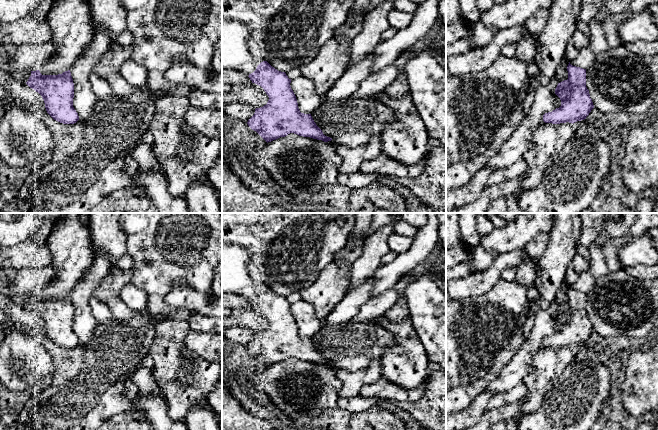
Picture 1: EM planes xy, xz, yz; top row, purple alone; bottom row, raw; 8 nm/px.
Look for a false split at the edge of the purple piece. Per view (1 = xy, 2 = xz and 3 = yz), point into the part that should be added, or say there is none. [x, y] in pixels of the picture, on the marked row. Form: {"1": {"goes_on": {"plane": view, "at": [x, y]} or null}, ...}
{"1": {"goes_on": null}, "2": {"goes_on": {"plane": "xz", "at": [240, 52]}}, "3": {"goes_on": null}}

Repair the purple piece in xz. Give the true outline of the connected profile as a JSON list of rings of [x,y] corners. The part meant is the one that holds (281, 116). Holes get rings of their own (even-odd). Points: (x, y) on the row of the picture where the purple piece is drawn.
[[[222,16],[222,69],[232,69],[247,75],[253,85],[264,89],[269,97],[266,105],[255,109],[254,115],[248,120],[248,126],[256,131],[267,143],[290,133],[310,137],[324,142],[332,138],[323,134],[316,125],[311,114],[301,113],[296,96],[291,89],[291,79],[285,72],[278,71],[267,61],[261,48],[251,36],[246,25]]]

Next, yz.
[[[570,64],[567,66],[568,79],[558,83],[555,94],[561,100],[561,106],[552,112],[543,115],[545,123],[560,124],[560,123],[575,123],[586,119],[591,110],[594,108],[592,99],[590,98],[589,90],[586,87],[586,69],[576,67]]]

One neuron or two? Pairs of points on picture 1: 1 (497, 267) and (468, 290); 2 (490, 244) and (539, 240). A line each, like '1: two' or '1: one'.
1: one
2: two

